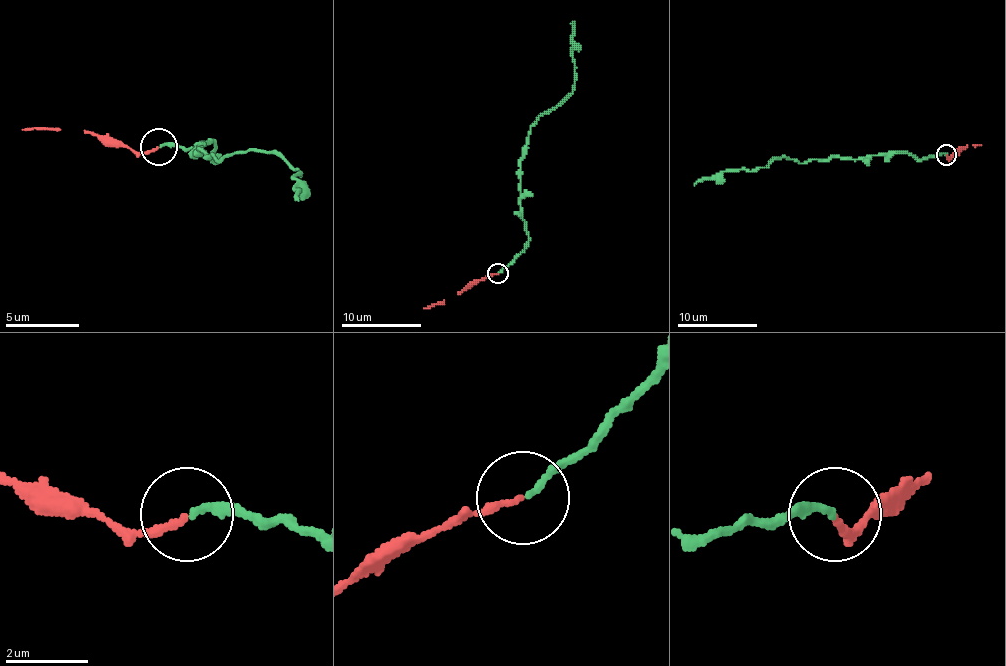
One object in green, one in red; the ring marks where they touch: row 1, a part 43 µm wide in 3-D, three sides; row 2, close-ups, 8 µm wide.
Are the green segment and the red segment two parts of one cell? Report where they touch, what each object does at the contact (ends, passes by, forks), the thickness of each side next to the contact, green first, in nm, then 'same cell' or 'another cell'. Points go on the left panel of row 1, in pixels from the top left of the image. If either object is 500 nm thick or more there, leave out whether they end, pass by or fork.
at (158, 146); green ends there; red ends there; 160 nm thick on the green side, 150 nm on the other; same cell

